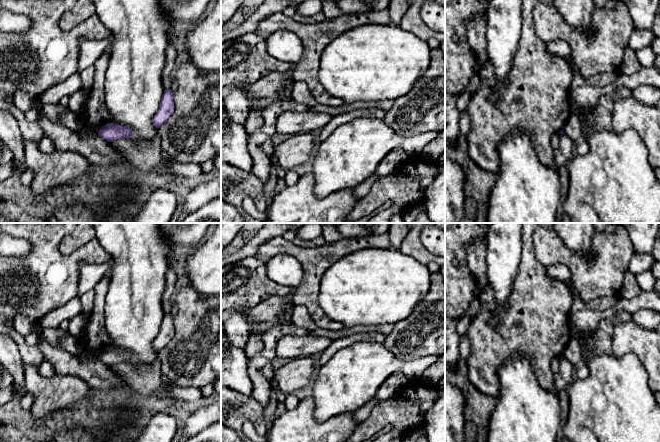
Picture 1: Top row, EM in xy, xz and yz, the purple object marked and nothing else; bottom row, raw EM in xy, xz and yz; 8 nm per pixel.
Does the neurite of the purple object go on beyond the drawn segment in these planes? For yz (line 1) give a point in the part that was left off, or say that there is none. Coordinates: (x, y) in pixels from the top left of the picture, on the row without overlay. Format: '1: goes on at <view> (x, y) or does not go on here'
1: does not go on here

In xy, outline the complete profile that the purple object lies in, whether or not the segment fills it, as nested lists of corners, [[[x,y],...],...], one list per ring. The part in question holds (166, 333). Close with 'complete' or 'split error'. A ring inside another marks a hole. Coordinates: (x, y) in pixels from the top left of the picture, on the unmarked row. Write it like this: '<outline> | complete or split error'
[[[165,313],[160,326],[160,331],[153,341],[153,348],[158,353],[174,336],[174,319],[171,313]]] | complete

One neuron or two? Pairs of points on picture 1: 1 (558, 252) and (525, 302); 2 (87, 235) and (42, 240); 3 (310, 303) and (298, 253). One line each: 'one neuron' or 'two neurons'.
1: two neurons
2: two neurons
3: one neuron

